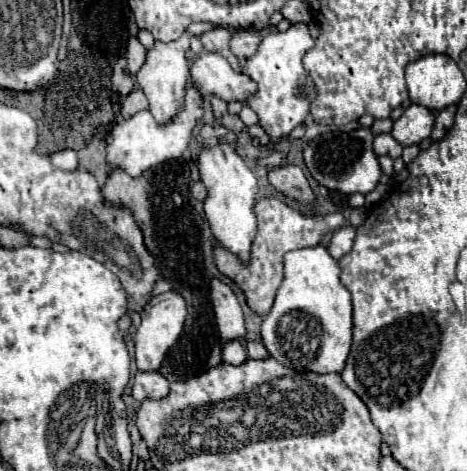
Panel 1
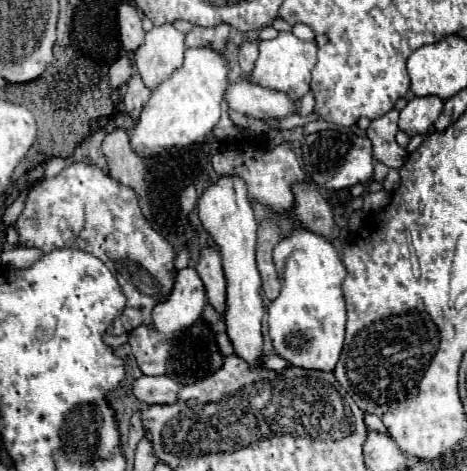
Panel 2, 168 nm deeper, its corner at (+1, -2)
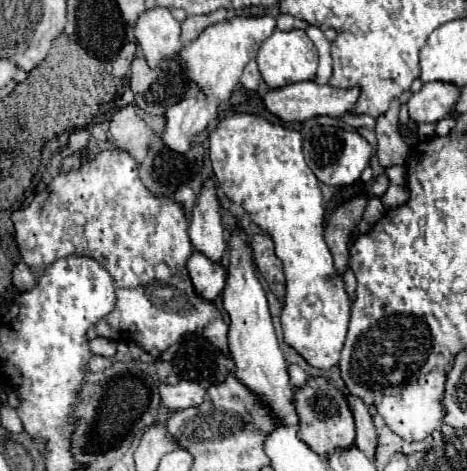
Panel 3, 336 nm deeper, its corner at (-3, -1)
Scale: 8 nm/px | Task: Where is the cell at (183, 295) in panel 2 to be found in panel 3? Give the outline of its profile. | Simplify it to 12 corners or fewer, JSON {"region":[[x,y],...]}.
{"region":[[193,252],[187,270],[195,290],[215,300],[225,288],[225,264]]}

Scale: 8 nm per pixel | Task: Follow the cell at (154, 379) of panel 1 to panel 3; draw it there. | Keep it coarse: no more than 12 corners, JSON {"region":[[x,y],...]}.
{"region":[[181,380],[161,384],[163,406],[171,410],[199,406],[205,388]]}

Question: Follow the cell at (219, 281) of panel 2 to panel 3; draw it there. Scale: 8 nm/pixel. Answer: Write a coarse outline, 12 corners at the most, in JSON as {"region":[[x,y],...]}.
{"region":[[205,180],[191,210],[195,250],[219,262],[225,254],[215,180]]}

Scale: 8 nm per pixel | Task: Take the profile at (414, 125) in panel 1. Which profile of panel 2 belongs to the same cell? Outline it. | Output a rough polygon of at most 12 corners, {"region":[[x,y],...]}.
{"region":[[415,97],[401,111],[399,129],[423,135],[435,123],[443,101]]}

